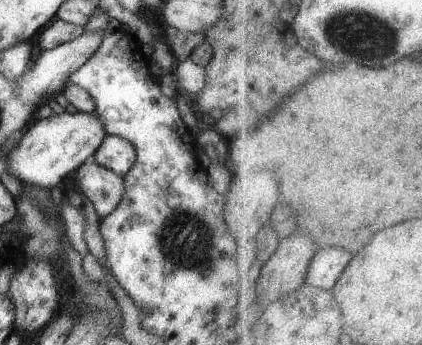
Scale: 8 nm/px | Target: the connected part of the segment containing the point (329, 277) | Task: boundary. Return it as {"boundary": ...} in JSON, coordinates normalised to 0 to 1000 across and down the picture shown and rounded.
{"boundary":[[[765,716],[739,757],[727,817],[746,832],[791,841],[815,786],[839,754],[834,728],[815,716]]]}

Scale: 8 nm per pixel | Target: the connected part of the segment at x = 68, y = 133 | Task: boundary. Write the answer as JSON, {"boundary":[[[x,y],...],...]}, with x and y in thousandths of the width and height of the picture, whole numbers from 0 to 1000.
{"boundary":[[[152,322],[76,359],[7,464],[14,470],[17,493],[52,533],[76,530],[121,551],[133,536],[154,539],[164,510],[190,478],[218,461],[254,391],[246,357],[225,325]]]}

